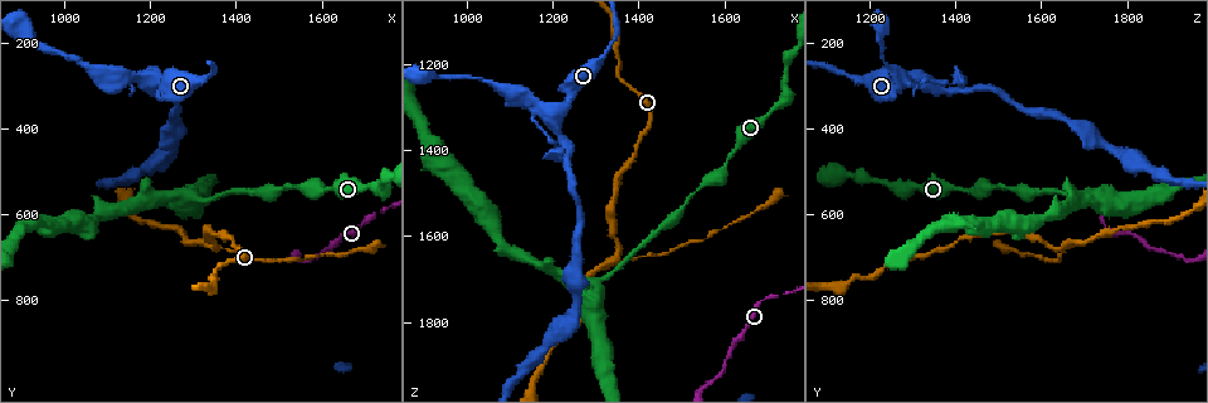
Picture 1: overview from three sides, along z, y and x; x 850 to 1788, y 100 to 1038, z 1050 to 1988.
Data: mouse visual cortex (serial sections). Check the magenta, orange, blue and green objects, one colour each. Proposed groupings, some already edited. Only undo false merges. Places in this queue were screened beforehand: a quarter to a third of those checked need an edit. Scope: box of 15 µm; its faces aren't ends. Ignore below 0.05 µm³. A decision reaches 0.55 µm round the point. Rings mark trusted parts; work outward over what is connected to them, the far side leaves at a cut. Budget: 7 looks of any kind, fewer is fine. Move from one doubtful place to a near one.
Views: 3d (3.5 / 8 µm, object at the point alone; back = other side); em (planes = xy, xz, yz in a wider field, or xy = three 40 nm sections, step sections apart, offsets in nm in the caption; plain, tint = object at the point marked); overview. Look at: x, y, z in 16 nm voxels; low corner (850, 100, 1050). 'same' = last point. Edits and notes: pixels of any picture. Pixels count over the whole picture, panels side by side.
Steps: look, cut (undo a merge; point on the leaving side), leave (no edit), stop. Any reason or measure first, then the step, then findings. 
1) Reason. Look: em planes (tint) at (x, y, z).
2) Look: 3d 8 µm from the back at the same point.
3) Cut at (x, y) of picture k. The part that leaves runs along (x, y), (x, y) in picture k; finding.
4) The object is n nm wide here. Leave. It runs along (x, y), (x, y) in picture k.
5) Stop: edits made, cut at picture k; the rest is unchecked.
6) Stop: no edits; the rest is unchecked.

Calibre changes. Look: 3d 8 µm from the back at (1180, 290, 1315).

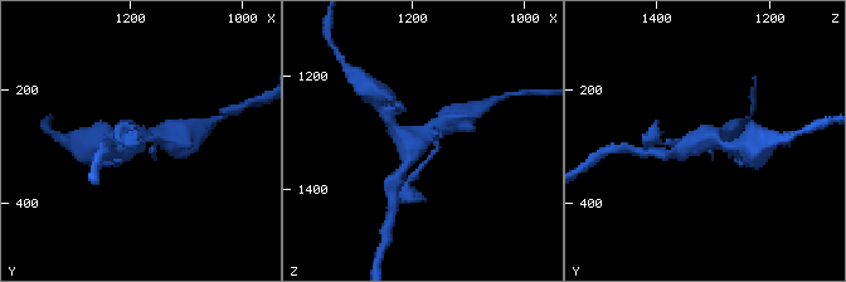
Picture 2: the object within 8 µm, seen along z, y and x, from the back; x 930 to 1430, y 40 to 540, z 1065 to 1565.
Now the EM. Look: em xy step 5 (tint) at (1180, 280, 1310).

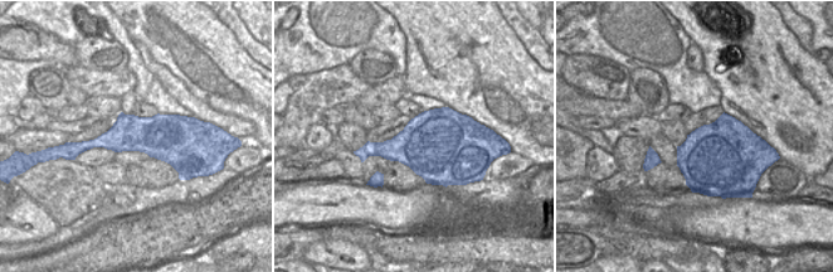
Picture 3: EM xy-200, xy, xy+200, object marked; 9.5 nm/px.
The arms are 150, 250, 250, 250 nm wide. Leave. It runs along (388, 116), (409, 142), (402, 173) in picture 2; continuous, no second cell.

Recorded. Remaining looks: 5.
Sudden change in width. Look: 3d 3.5 µm at (1320, 280, 1180).

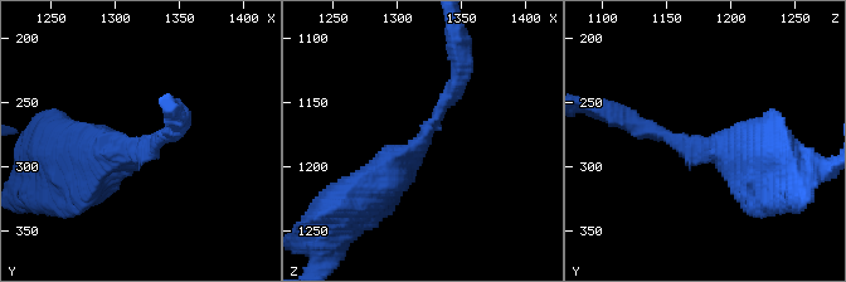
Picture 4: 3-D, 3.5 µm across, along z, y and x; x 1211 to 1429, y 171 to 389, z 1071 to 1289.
Look: em xy step 2 (tint) at (1320, 286, 1184).

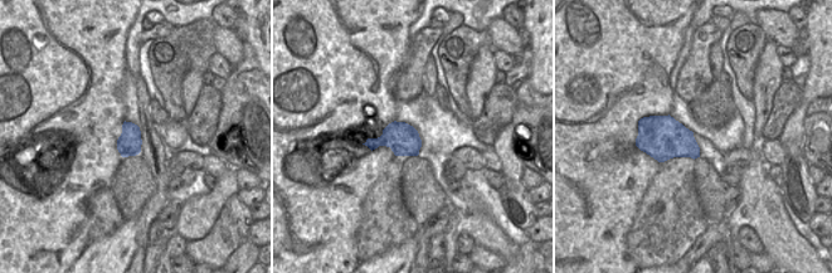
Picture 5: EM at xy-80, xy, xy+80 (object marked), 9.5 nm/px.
The arms are 200, 600 nm wide. Leave. It runs along (360, 200), (422, 142), (461, 78) in picture 4; all the same cell.

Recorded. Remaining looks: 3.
Two arms in line, one across. Look: 3d 3.5 µm at (1350, 675, 1645).

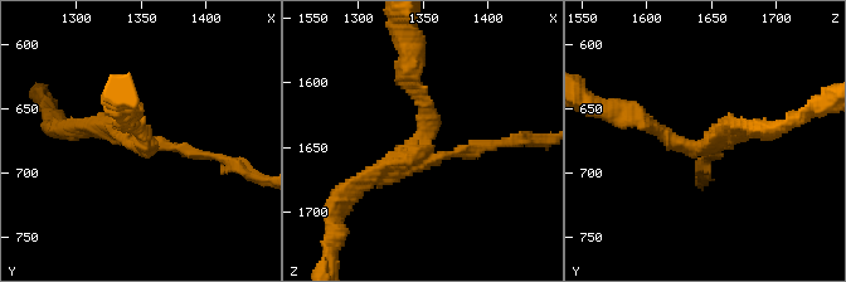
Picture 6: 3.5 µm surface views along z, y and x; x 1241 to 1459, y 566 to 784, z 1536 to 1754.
3 arms meet here; the arms are 150, 200, 200 nm wide; shape alone is not enough. Look: em xy step 3 (tint) at (1350, 676, 1652).

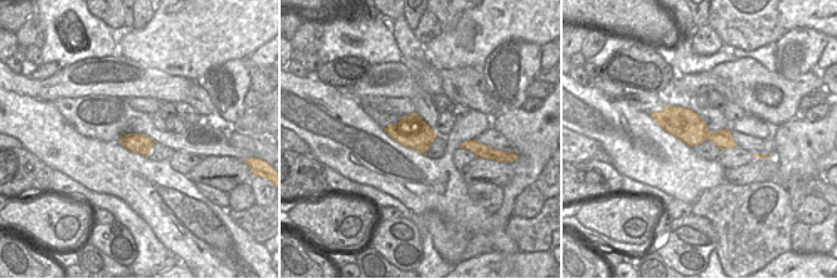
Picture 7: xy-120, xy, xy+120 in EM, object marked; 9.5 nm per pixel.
Cut at (477, 150) of picture 6. The part that leaves runs along (429, 159), (541, 139) in picture 6; a second cell is stuck on.

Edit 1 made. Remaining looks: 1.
Stop: edits made, cut at picture 6; the rest is unchecked.

